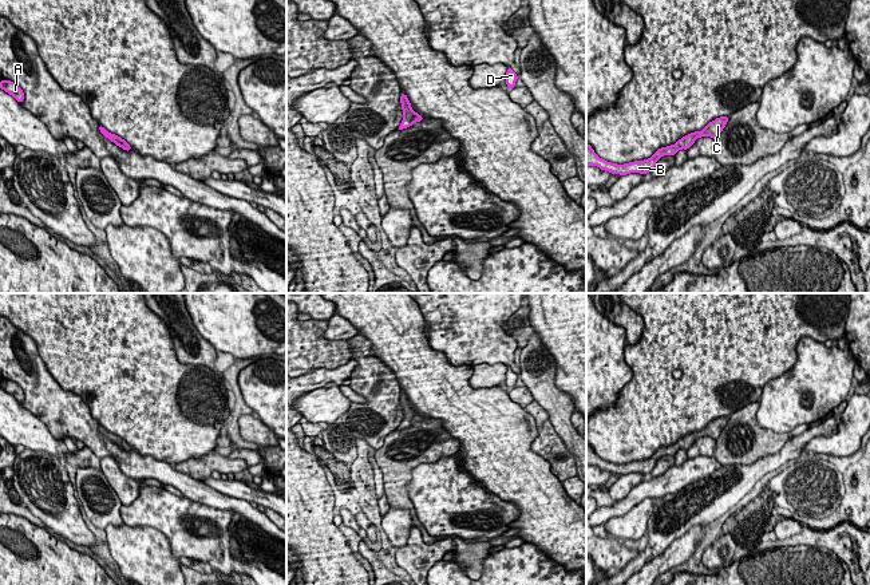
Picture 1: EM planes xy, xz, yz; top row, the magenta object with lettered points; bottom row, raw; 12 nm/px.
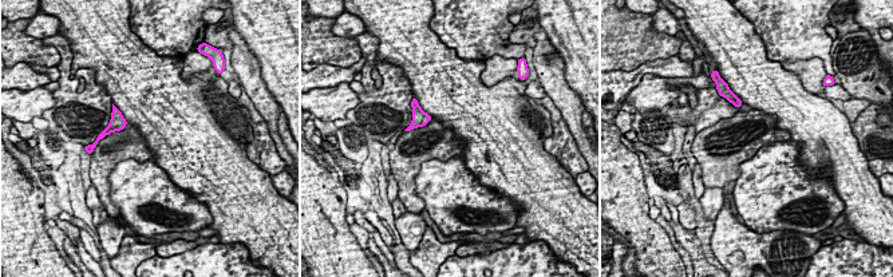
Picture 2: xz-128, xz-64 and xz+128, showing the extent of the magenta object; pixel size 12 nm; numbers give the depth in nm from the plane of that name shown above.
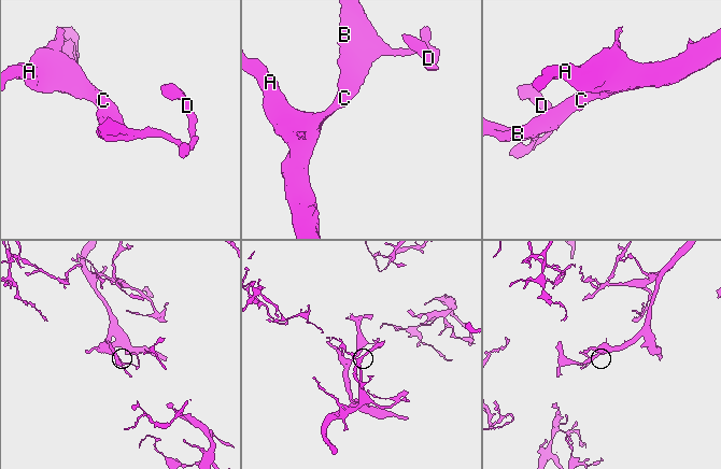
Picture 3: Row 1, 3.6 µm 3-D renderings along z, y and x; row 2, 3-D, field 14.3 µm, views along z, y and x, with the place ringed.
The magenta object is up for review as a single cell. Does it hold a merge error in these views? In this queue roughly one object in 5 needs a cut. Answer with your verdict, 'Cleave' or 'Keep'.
Keep

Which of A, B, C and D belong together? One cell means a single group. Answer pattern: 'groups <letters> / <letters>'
groups A B C D

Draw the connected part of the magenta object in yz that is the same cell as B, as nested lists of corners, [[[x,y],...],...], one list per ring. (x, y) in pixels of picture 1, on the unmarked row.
[[[720,416],[715,420],[709,422],[701,431],[691,432],[681,439],[679,439],[675,444],[660,447],[650,458],[644,461],[634,461],[624,465],[617,465],[608,462],[600,458],[590,444],[586,443],[586,466],[597,466],[601,470],[609,471],[612,474],[626,475],[630,473],[646,474],[653,470],[656,462],[664,455],[675,455],[679,450],[688,450],[697,438],[711,436],[717,439],[723,428],[728,422],[728,416]]]

